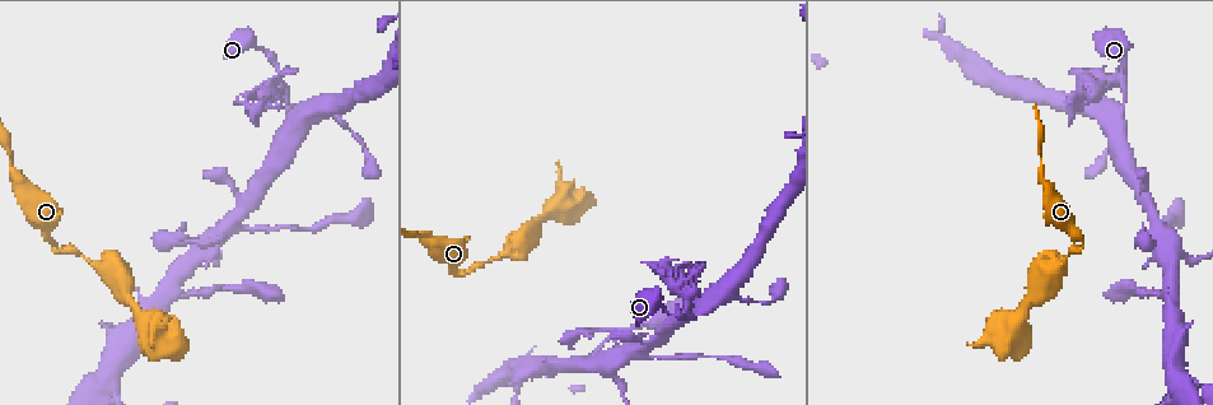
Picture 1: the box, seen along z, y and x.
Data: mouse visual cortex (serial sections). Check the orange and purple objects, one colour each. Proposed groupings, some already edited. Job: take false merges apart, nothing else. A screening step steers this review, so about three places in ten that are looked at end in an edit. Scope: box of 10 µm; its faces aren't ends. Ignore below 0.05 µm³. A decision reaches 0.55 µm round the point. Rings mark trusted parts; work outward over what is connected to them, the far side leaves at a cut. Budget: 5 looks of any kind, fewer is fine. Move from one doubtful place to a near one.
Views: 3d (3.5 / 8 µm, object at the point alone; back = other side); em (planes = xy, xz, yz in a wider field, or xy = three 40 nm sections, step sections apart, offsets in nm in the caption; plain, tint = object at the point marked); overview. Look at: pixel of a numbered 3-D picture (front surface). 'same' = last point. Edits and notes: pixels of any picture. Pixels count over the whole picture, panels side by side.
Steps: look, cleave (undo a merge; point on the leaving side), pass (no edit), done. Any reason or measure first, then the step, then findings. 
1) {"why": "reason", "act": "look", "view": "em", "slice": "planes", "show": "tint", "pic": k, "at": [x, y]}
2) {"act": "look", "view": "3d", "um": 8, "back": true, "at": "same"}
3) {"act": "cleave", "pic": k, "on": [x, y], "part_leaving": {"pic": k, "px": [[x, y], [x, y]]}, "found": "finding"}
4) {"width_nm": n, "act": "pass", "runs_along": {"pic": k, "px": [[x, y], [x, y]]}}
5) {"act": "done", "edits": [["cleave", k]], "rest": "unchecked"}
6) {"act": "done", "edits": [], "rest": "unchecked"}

{"why": "branch point", "act": "look", "view": "3d", "um": 3.5, "pic": 1, "at": [516, 252]}

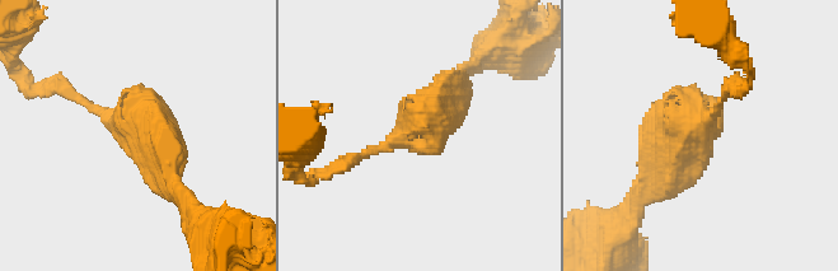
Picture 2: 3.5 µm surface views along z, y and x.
{"act": "look", "view": "em", "slice": "xy", "step": 5, "show": "tint", "pic": 2, "at": [700, 141]}

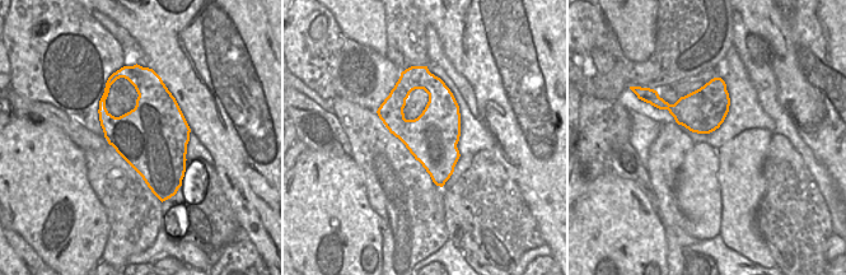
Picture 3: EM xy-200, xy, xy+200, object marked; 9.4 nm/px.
{"act": "pass", "runs_along": {"pic": 2, "px": [[87, 104], [150, 144], [185, 202]]}, "found": "continuous, no second cell"}

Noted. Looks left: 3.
{"why": "branch point", "act": "look", "view": "3d", "um": 8, "pic": 1, "at": [278, 67]}

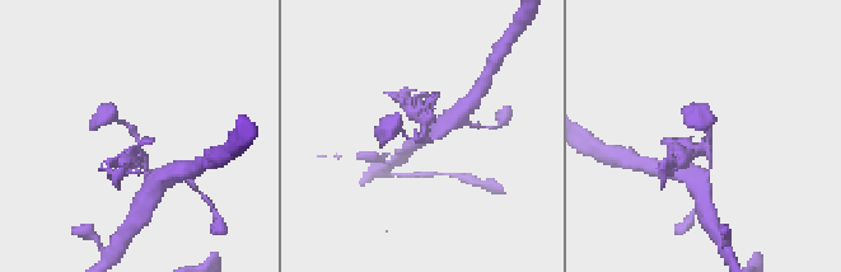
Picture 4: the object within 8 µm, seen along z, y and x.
{"why": "closer look", "act": "look", "view": "3d", "um": 3.5, "at": "same"}

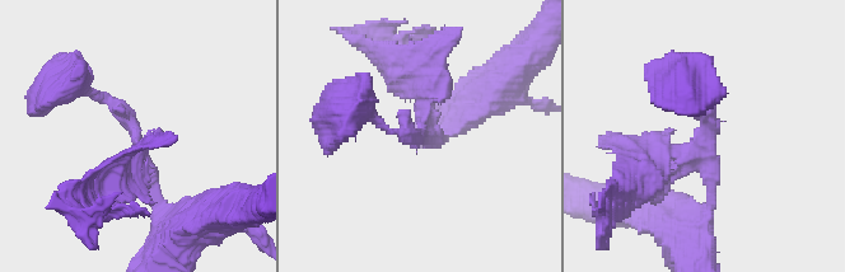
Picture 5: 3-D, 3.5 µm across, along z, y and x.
{"why": "need the tissue", "act": "look", "view": "em", "slice": "planes", "show": "tint", "pic": 5, "at": [705, 137]}

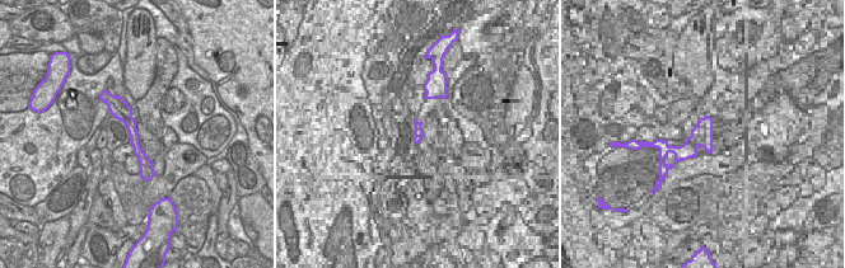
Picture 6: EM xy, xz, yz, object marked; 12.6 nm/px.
{"width_nm": 180, "act": "cleave", "pic": 5, "on": [418, 76], "part_leaving": {"pic": 5, "px": [[425, 117], [382, 42]]}, "found": "two cells meet here"}

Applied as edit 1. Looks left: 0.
{"act": "done", "edits": [["cleave", 5]], "rest": "unchecked"}

